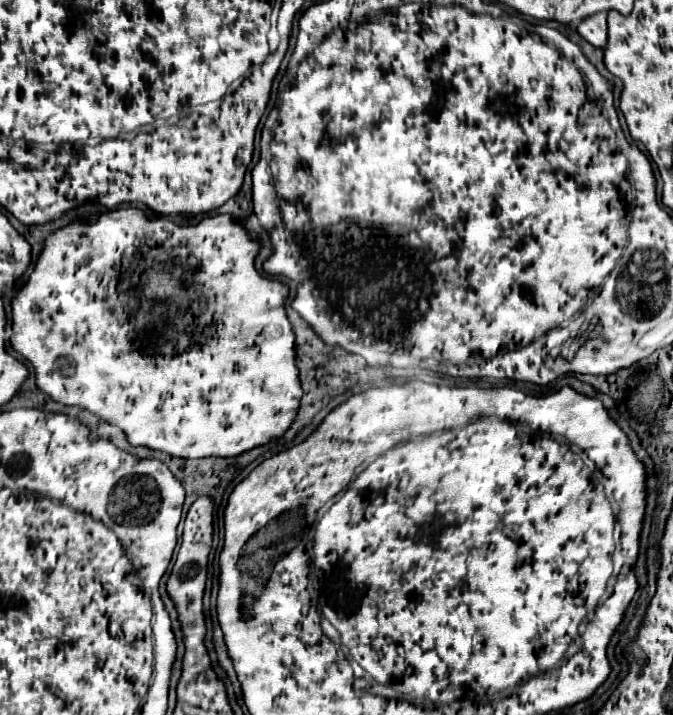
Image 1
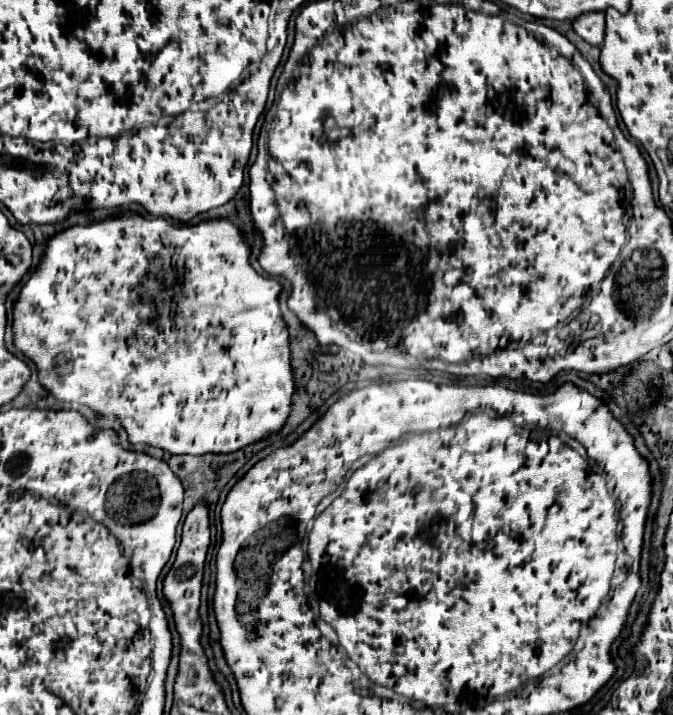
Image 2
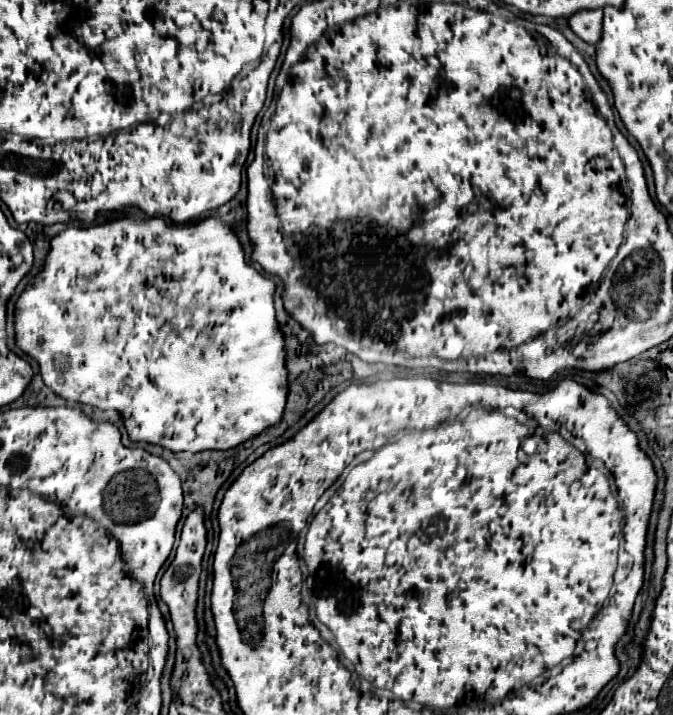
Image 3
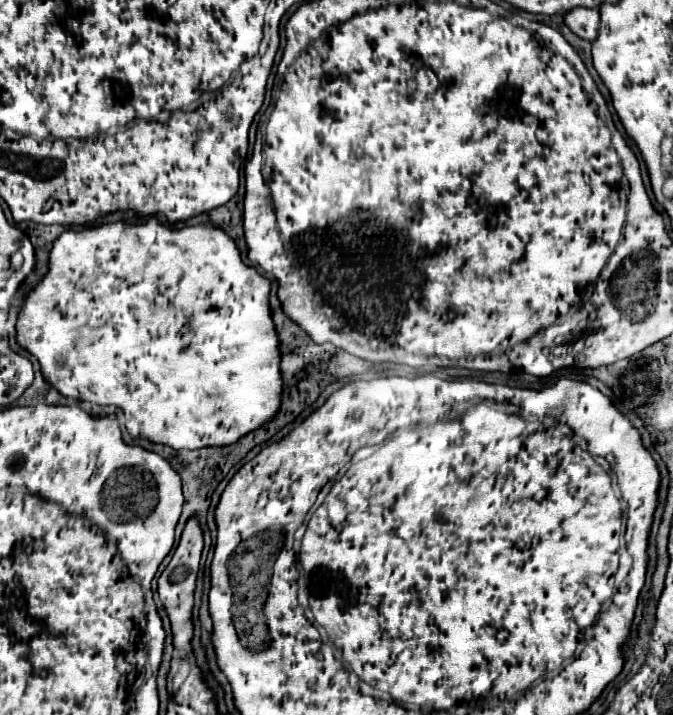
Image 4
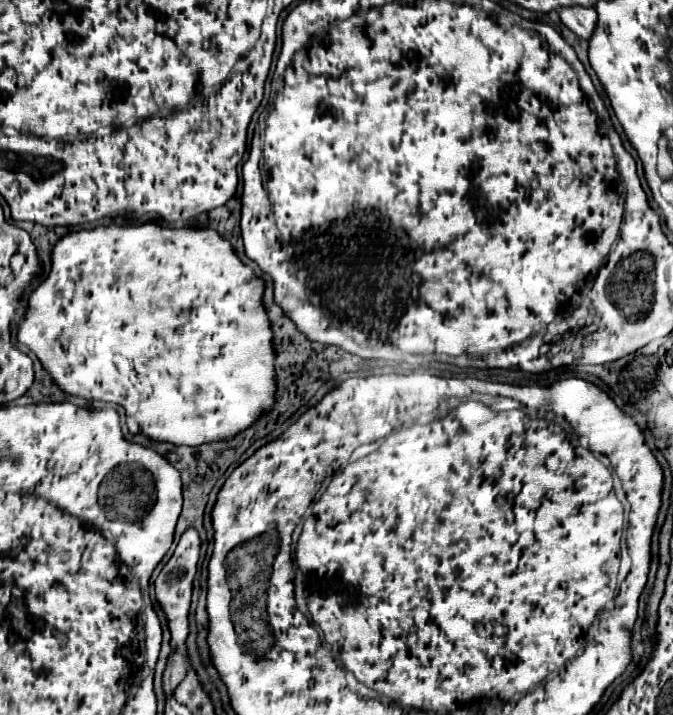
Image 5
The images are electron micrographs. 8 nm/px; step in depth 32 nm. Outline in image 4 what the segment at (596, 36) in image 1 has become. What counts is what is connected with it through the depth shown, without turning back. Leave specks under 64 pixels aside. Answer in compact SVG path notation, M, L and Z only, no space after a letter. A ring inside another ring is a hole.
M576 8L564 16L564 22L576 36L580 36L582 40L594 42L598 36L598 28L600 28L600 10Z

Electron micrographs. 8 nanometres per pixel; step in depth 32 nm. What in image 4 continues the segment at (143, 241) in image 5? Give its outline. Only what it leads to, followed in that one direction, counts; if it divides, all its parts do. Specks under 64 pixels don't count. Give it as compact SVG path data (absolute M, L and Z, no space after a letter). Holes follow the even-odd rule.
M151 218L143 224L120 220L81 230L70 228L54 240L48 258L48 272L36 284L36 288L32 288L22 300L22 310L16 322L16 340L24 350L28 350L32 356L38 358L42 376L46 376L46 382L52 388L56 388L64 398L120 408L126 416L126 430L134 440L144 438L154 444L170 446L174 450L184 450L188 446L190 446L188 450L200 450L208 446L230 446L236 444L246 434L272 422L282 406L282 392L284 392L284 378L280 368L282 352L280 352L280 338L276 332L276 324L272 320L270 288L272 288L270 280L260 276L254 268L242 262L242 254L234 238L228 236L212 220L182 228L164 226L156 218Z

